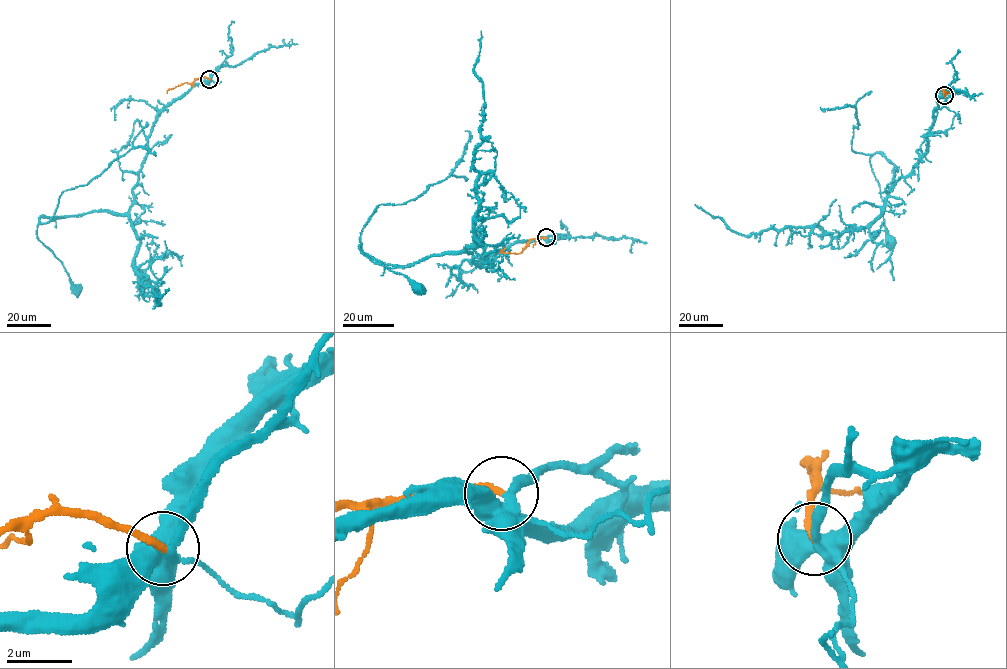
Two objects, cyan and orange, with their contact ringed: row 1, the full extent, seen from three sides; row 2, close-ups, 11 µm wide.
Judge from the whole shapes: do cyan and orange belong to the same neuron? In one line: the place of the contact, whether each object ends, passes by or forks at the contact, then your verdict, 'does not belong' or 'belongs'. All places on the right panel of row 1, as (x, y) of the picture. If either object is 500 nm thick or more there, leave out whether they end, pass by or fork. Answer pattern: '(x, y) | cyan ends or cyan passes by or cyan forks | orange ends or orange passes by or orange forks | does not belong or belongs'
(944, 95) | cyan forks | orange ends | belongs

